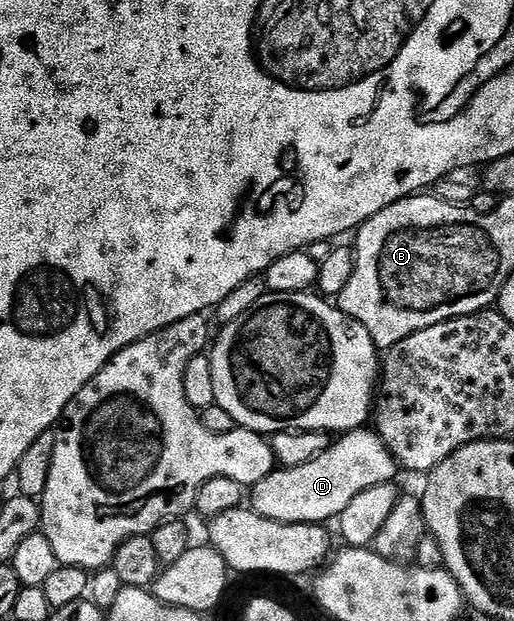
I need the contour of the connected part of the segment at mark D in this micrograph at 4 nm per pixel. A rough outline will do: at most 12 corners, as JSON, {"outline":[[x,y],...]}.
{"outline":[[369,427],[303,467],[274,468],[251,508],[288,525],[329,523],[397,461]]}

